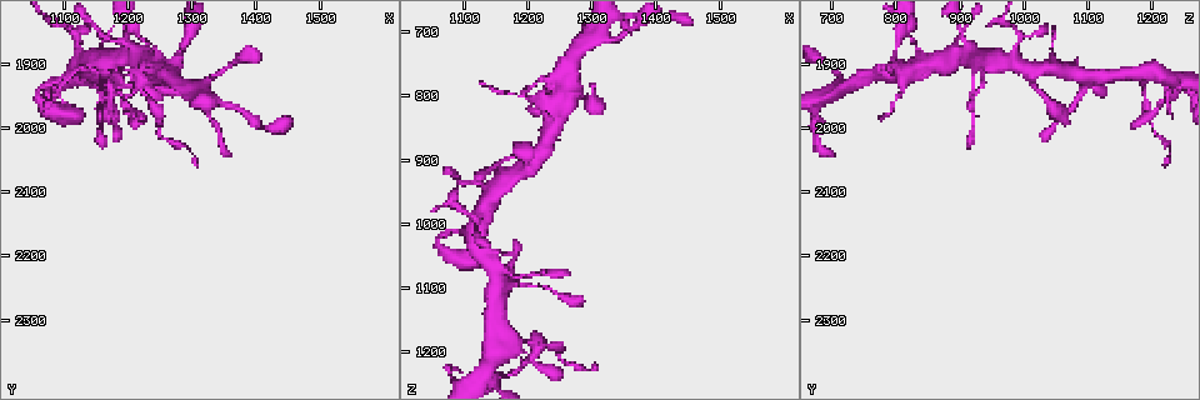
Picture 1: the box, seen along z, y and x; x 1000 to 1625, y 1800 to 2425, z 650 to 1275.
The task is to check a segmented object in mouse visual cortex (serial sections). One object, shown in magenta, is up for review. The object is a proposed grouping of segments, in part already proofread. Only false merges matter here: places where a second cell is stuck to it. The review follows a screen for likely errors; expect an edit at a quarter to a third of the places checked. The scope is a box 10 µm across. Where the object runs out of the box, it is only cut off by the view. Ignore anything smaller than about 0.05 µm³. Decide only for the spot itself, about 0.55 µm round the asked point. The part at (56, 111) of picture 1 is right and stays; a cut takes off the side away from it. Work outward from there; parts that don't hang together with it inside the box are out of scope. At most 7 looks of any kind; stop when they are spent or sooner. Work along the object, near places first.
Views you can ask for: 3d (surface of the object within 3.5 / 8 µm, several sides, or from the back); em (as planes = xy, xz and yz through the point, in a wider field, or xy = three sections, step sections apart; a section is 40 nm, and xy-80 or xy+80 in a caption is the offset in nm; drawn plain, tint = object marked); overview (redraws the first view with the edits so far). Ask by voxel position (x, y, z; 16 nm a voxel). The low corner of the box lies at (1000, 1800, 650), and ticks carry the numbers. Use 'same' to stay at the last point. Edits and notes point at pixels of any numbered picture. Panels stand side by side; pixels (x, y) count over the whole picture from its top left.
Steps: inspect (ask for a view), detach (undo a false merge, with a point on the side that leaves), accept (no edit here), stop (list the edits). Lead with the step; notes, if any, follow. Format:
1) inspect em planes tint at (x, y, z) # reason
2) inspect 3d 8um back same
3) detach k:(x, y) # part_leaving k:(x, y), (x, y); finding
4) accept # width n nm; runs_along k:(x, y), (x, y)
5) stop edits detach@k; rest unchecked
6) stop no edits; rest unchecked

inspect 3d 3.5um back at (1105, 1920, 1010) # three arms meet

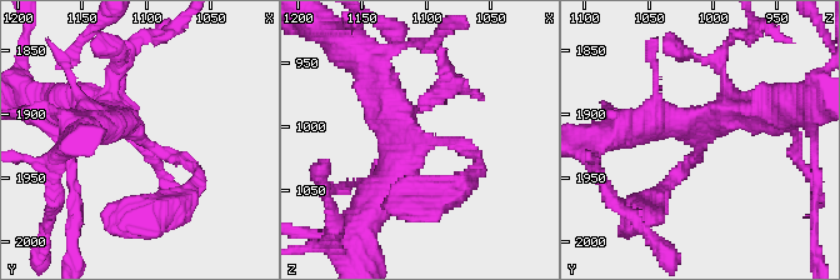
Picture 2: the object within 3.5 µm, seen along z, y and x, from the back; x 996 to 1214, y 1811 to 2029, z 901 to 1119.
inspect em planes tint at (1102, 1918, 1014) # arms 3; arm_widths 150, 400, 400 nm

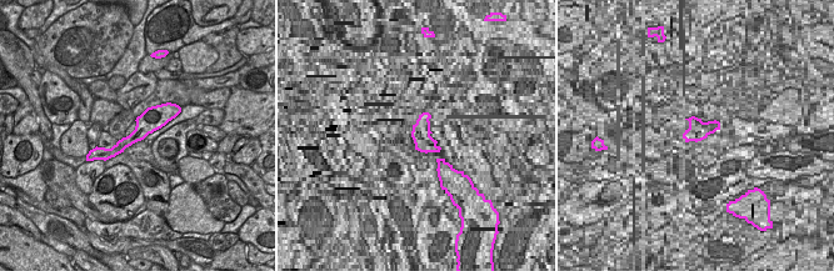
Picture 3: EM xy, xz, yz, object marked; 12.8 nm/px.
inspect em xy step 3 tint same

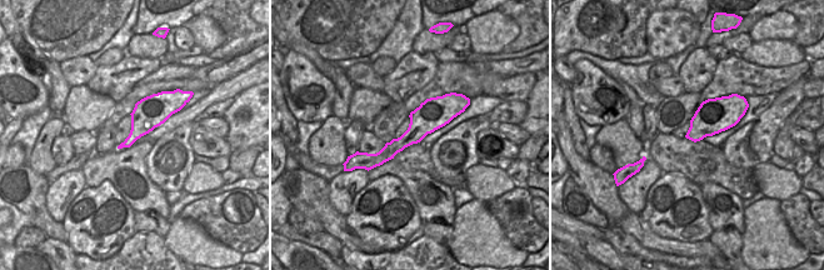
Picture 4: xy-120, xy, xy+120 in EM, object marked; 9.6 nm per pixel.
accept # runs_along 4:(457, 105), (364, 160); all the same cell

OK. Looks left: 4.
inspect 3d 3.5um at (1240, 1905, 840) # two arms at a narrow angle

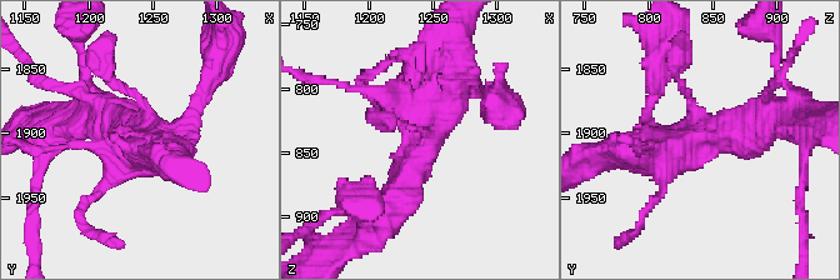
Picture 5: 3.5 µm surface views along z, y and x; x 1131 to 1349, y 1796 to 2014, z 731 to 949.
inspect em xy step 2 tint at (1242, 1900, 842)

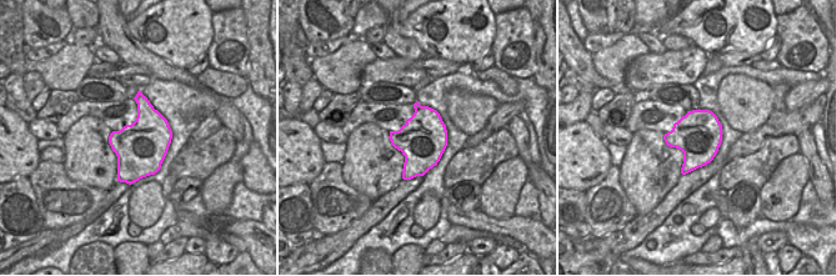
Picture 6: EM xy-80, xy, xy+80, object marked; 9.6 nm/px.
inspect em xy step 1 tint same # another direction

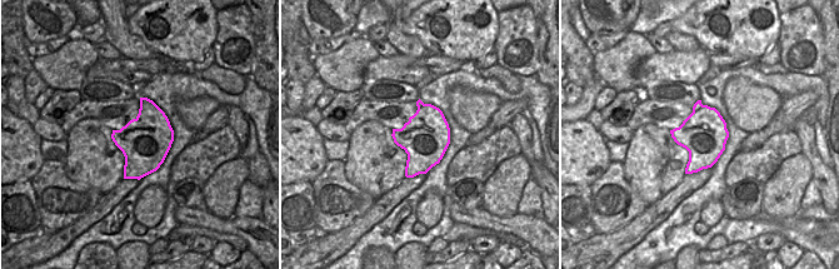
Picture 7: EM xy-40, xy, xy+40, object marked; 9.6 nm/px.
accept # runs_along 5:(386, 211), (414, 170), (444, 74); continuous, no second cell

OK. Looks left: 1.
stop no edits; rest unchecked

